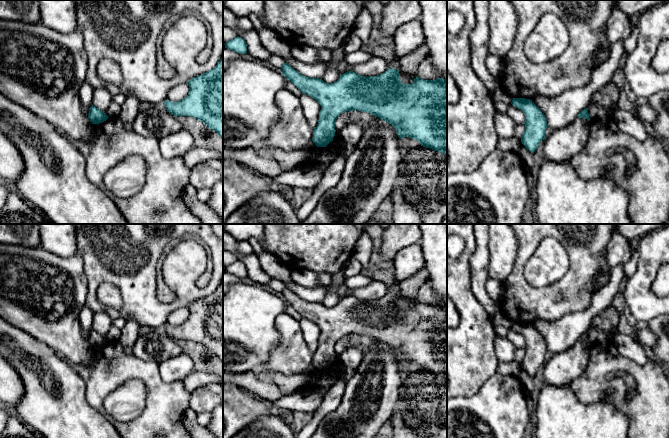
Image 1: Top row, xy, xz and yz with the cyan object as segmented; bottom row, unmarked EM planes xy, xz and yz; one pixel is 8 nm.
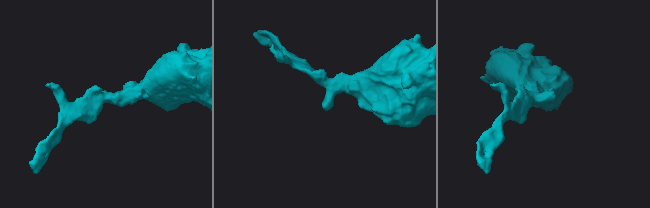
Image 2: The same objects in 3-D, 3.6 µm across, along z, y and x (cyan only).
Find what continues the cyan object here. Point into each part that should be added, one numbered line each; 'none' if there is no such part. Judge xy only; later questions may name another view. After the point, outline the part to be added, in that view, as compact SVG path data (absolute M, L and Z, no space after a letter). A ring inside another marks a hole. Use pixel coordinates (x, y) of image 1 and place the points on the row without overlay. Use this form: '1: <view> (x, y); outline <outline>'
none

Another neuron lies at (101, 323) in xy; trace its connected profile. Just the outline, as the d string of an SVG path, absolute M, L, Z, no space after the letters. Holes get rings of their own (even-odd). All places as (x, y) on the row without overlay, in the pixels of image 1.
M104 311L94 313L92 329L106 337L112 326L112 320Z

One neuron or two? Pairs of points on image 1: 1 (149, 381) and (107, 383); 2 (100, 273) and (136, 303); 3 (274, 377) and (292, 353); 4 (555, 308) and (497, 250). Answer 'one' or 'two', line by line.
1: one
2: one
3: two
4: two

